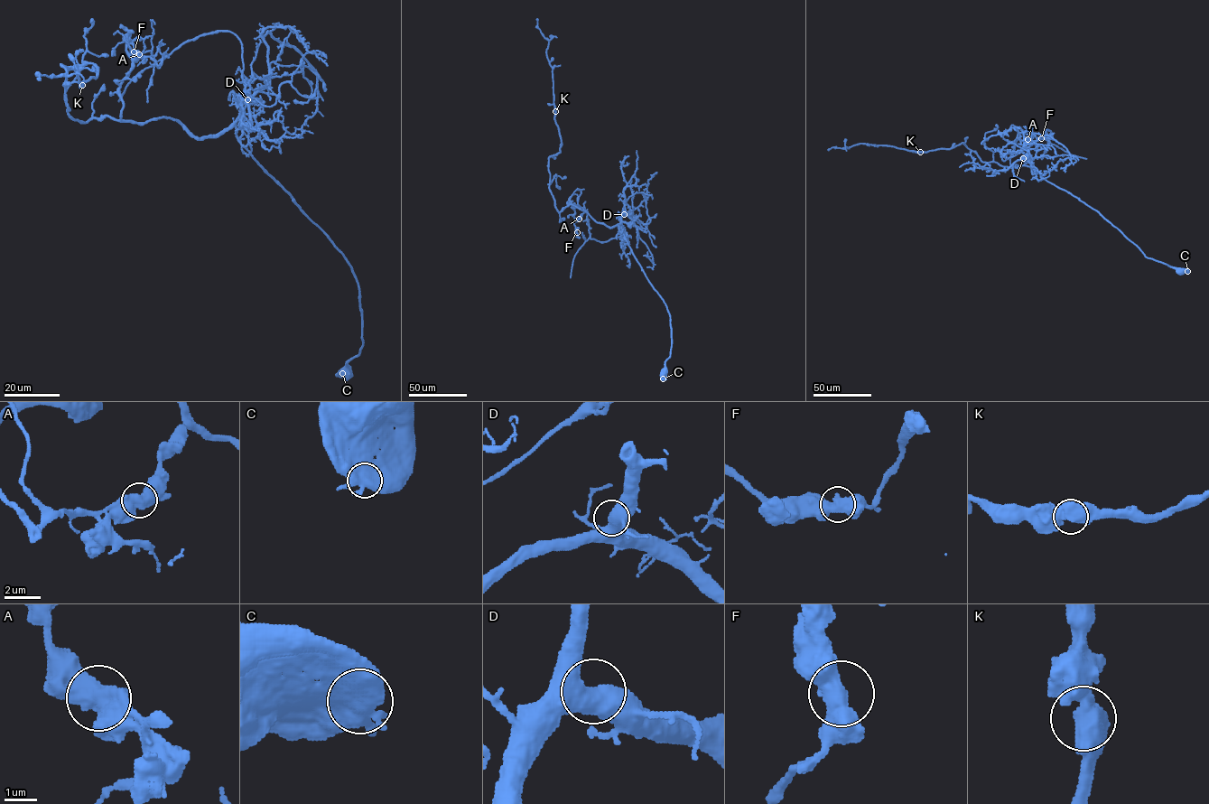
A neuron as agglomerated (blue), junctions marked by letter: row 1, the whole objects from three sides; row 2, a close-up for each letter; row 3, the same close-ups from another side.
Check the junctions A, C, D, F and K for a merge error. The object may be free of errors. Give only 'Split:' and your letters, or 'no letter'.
Split: A

